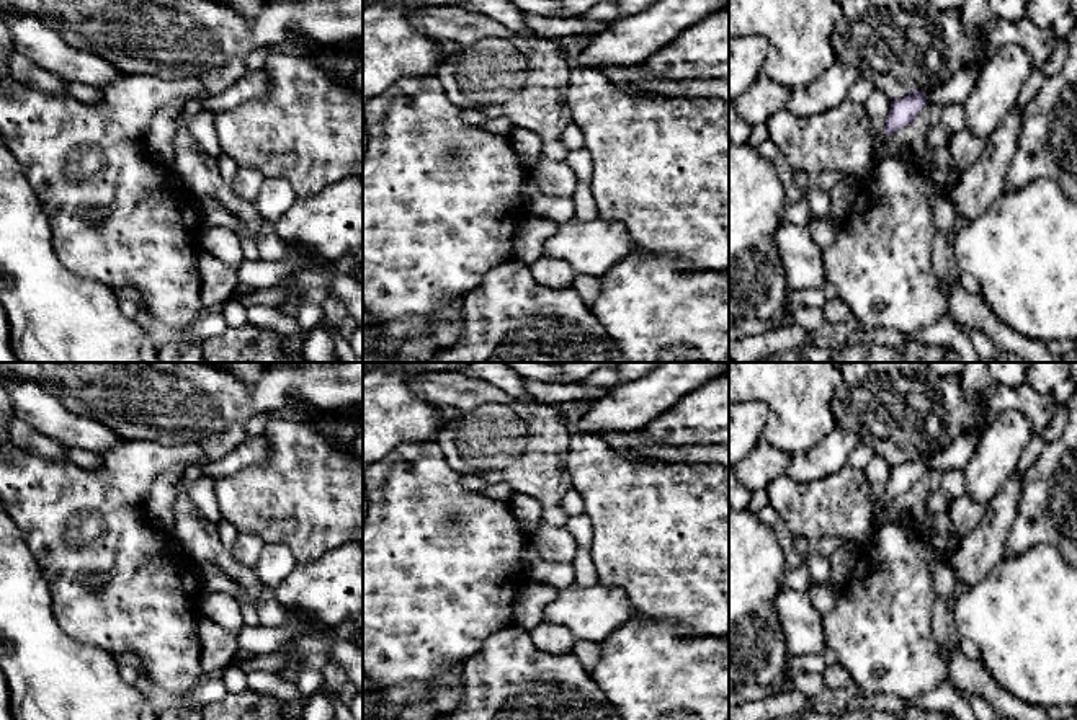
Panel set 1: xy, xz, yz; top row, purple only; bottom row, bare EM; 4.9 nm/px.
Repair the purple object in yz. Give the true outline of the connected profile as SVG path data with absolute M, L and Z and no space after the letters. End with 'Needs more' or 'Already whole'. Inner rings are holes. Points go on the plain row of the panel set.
M910 457L891 467L883 500L869 496L865 470L845 465L824 480L798 482L776 475L765 488L770 506L781 516L793 536L809 542L842 537L856 547L873 542L879 524L874 519L889 503L910 490L928 470L925 457Z. Needs more

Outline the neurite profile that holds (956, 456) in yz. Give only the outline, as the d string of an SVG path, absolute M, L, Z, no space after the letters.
M984 423L977 424L974 429L963 433L953 444L946 449L925 457L928 469L936 469L941 472L948 470L964 470L968 462L976 452L979 438L982 434Z

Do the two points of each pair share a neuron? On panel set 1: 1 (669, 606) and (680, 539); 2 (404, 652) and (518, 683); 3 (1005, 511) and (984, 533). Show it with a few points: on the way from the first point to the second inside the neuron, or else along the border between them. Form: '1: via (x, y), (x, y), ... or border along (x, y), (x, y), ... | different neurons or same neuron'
1: via (669, 590), (669, 575), (679, 564), (680, 555) | same neuron
2: border along (487, 635), (484, 644), (461, 663) | different neurons
3: via (1001, 516), (989, 528) | same neuron

